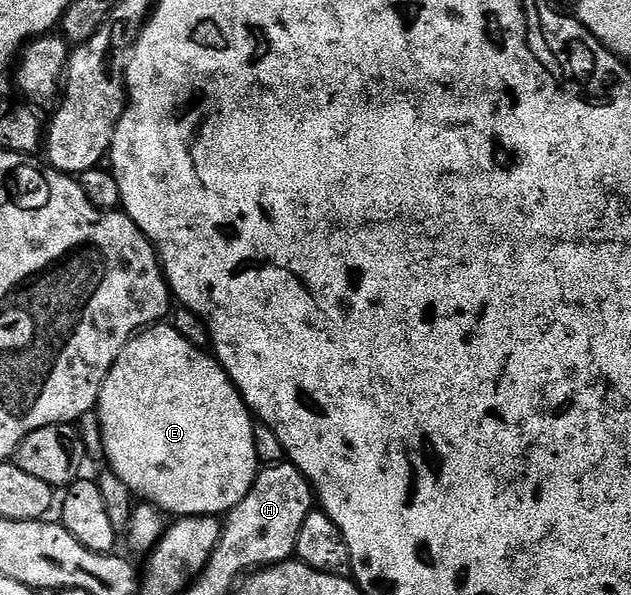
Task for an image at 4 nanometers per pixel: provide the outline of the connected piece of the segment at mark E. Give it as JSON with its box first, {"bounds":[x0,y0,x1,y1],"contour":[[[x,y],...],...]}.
{"bounds":[97,322,261,517],"contour":[[[160,322],[153,324],[149,328],[136,332],[131,337],[131,341],[124,346],[117,362],[109,370],[109,374],[103,383],[103,389],[99,391],[97,415],[99,426],[103,429],[103,455],[106,463],[111,463],[108,464],[110,471],[115,472],[117,478],[121,478],[121,482],[125,482],[125,486],[129,486],[131,493],[138,497],[140,501],[155,505],[164,514],[172,512],[172,517],[222,517],[232,508],[238,506],[245,498],[245,494],[249,494],[256,476],[261,471],[257,450],[253,442],[253,430],[256,421],[253,419],[251,409],[243,401],[243,395],[239,393],[234,382],[227,377],[227,371],[221,367],[214,355],[210,351],[193,346],[193,342],[185,342],[185,338],[181,338],[181,334],[177,334],[174,323]]]}

